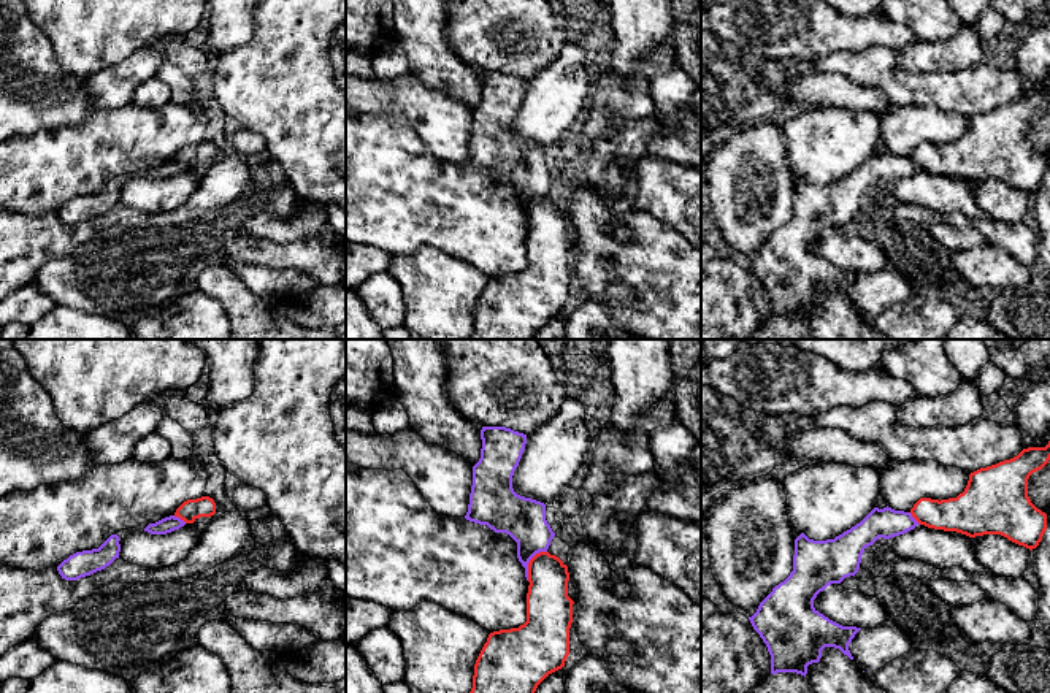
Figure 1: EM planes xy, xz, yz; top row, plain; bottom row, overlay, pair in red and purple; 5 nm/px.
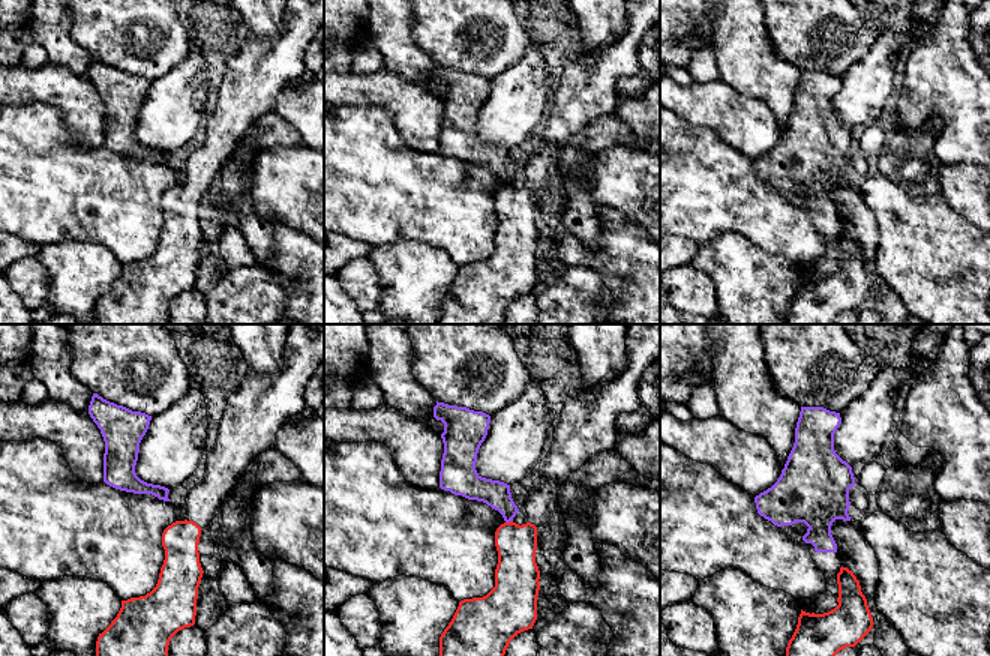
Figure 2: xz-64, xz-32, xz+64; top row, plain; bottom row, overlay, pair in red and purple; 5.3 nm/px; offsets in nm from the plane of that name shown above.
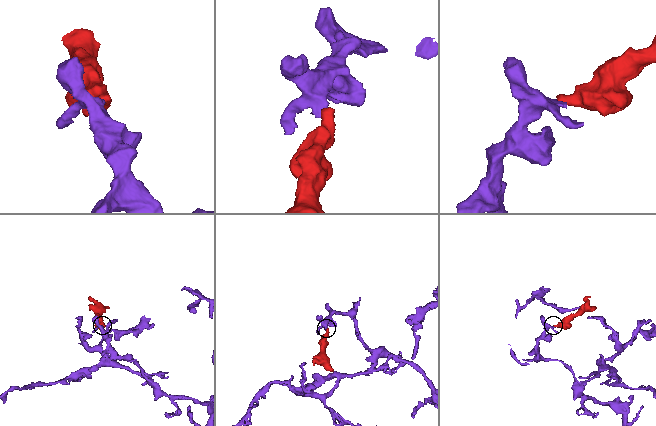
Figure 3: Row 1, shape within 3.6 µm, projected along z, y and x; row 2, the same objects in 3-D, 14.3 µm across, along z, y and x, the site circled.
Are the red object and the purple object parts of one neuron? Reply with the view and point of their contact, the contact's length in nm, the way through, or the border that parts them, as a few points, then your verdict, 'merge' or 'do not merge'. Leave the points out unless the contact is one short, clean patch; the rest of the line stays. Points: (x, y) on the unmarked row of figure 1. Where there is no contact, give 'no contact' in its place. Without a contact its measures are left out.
xz (530, 206) | 180 nm | along xz (546, 195), (540, 195), (530, 205), (527, 224) | do not merge

